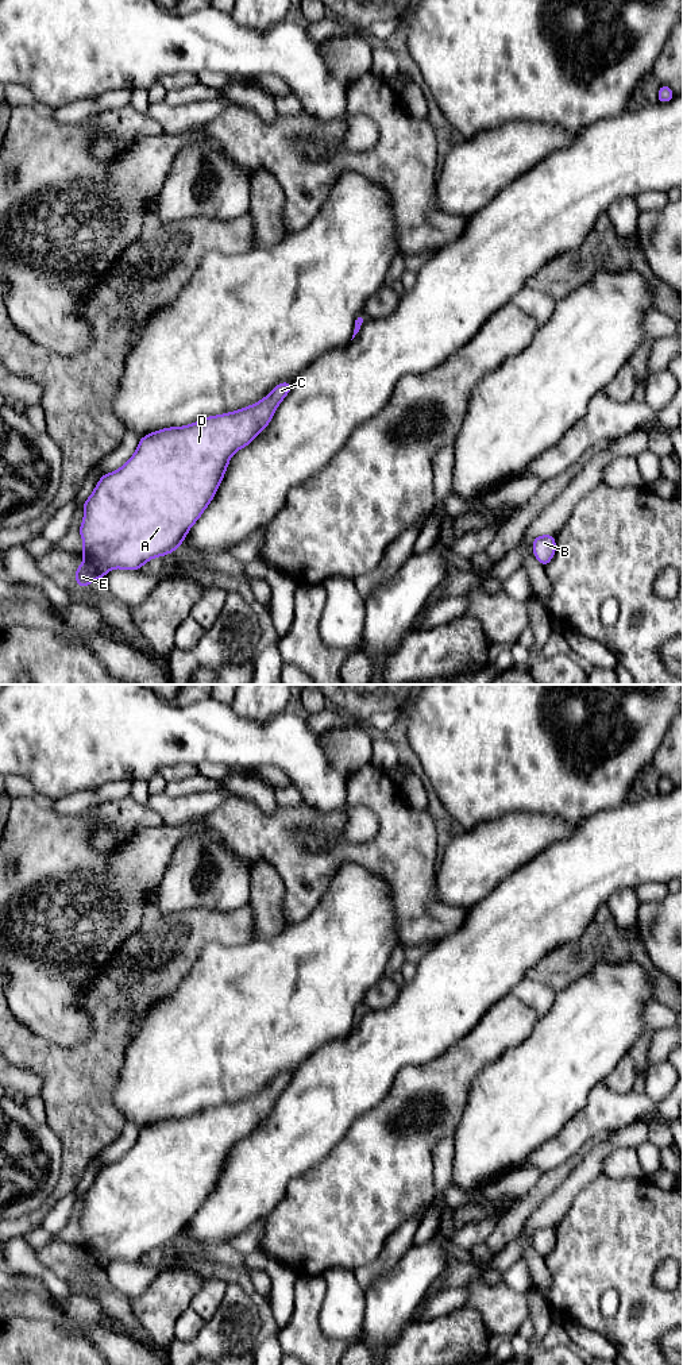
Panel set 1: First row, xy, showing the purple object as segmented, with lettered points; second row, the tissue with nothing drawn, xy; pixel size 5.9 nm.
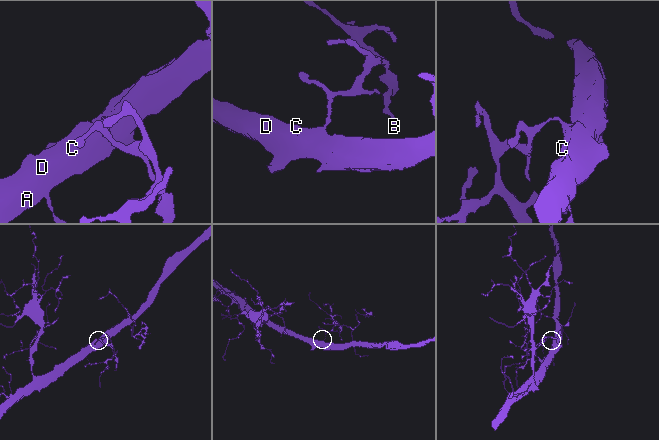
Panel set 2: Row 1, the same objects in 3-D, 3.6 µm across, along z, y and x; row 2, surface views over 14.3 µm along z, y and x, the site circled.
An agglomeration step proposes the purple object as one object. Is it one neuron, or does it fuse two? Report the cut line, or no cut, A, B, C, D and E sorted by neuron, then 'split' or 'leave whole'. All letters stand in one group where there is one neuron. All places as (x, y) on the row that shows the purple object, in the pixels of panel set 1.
cut none; groups A B C D E; leave whole

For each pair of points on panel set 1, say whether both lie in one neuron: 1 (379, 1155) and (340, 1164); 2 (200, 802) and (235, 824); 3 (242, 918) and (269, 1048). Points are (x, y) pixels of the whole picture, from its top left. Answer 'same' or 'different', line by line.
1: same
2: different
3: different

